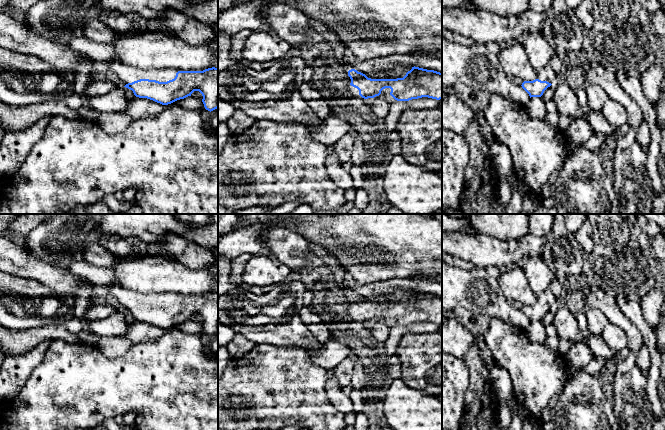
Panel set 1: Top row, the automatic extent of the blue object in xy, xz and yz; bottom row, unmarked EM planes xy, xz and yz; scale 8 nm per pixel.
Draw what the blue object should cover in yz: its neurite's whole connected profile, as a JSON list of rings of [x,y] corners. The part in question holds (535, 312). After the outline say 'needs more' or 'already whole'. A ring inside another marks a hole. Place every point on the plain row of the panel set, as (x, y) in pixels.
[[[546,289],[537,295],[537,302],[533,305],[524,305],[522,312],[531,321],[541,321],[544,315],[557,305],[557,300],[553,293]]]; needs more

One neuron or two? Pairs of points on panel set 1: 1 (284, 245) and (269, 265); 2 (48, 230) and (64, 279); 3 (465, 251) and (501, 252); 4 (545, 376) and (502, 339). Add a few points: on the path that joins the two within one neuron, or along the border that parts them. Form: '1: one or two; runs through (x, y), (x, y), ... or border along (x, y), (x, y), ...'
1: two; border along (275, 257), (293, 269)
2: two; border along (38, 257), (61, 267), (69, 268)
3: one; runs through (474, 251), (492, 252)
4: one; runs through (534, 370), (513, 350)

